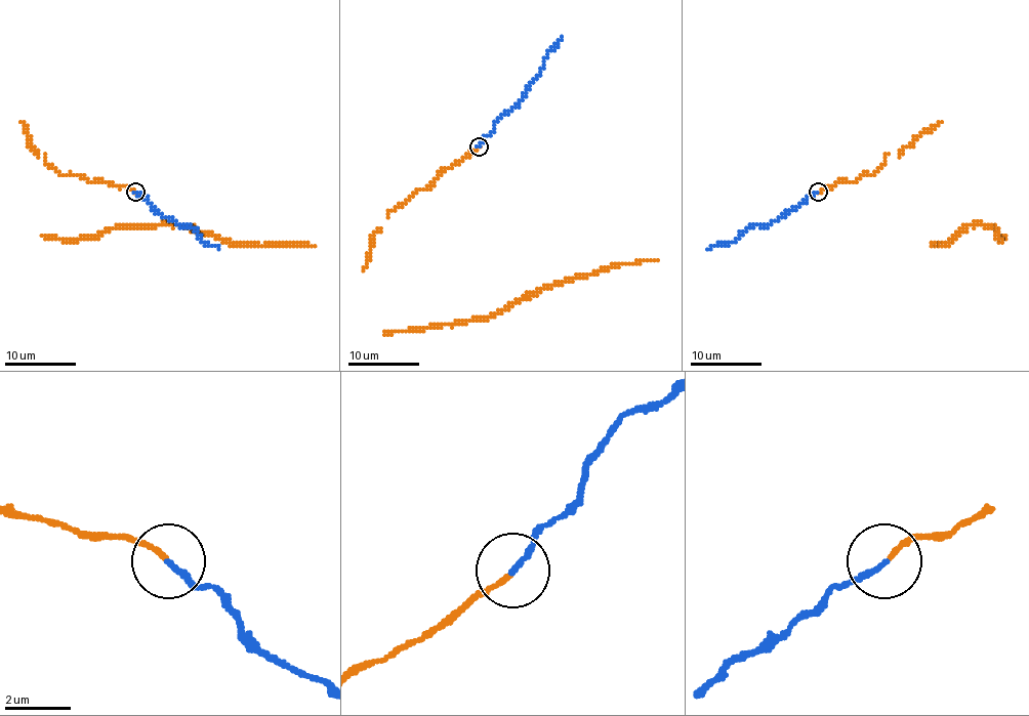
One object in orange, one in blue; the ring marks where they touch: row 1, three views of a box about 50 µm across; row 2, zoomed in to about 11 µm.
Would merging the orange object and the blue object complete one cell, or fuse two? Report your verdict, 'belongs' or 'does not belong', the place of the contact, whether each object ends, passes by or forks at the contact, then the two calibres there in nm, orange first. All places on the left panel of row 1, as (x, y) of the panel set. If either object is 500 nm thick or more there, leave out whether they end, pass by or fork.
does not belong | (135, 192) | orange ends | blue ends | 140/170 nm

